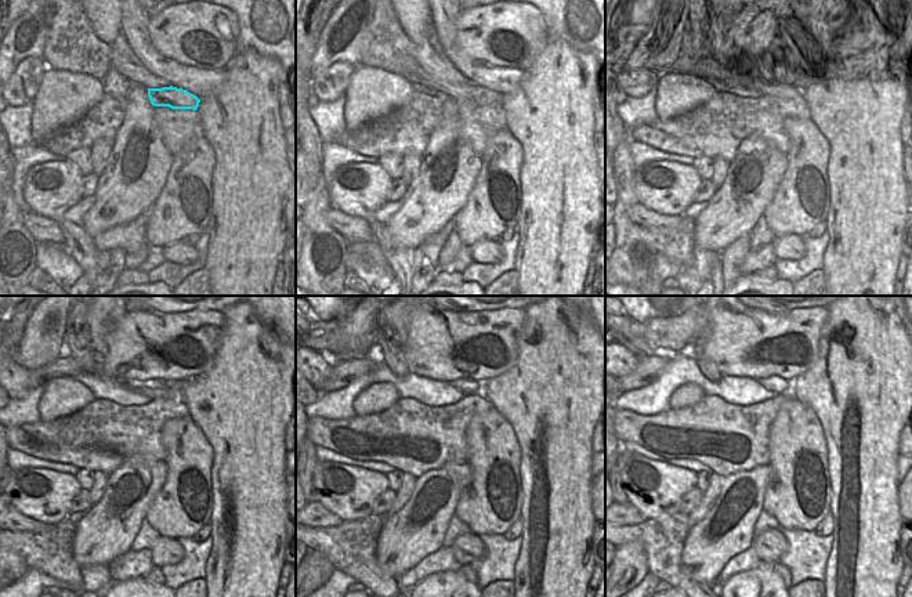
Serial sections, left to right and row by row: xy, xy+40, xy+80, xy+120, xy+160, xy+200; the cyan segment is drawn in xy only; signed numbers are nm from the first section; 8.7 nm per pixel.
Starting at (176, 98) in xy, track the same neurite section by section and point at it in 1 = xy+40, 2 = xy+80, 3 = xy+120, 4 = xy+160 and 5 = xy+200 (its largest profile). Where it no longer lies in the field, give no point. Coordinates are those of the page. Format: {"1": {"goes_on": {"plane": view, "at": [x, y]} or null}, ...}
{"1": {"goes_on": {"plane": "xy+40", "at": [459, 91]}}, "2": {"goes_on": {"plane": "xy+80", "at": [687, 55]}}, "3": {"goes_on": {"plane": "xy+120", "at": [64, 366]}}, "4": {"goes_on": {"plane": "xy+160", "at": [346, 371]}}, "5": {"goes_on": {"plane": "xy+200", "at": [650, 368]}}}

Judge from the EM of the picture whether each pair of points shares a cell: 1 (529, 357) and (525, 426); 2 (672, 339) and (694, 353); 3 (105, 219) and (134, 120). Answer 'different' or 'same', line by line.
1: same
2: different
3: same

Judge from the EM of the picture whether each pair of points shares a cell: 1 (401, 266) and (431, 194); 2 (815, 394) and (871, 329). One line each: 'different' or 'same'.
1: different
2: same

